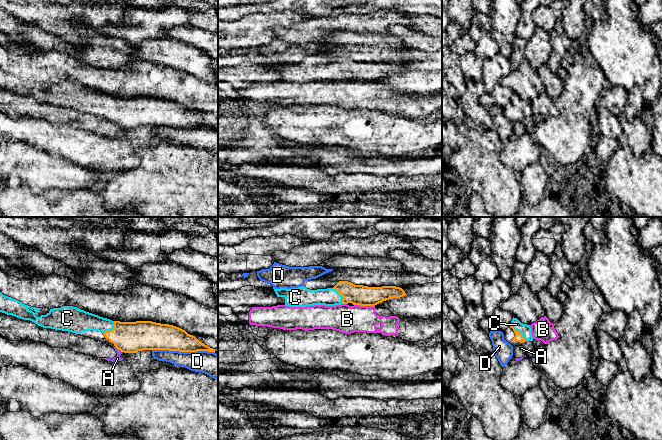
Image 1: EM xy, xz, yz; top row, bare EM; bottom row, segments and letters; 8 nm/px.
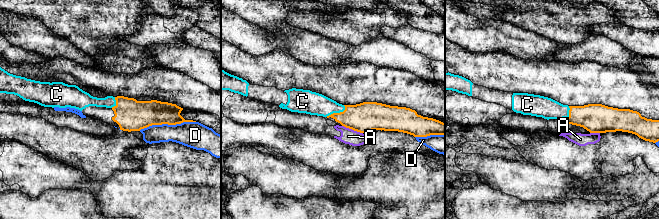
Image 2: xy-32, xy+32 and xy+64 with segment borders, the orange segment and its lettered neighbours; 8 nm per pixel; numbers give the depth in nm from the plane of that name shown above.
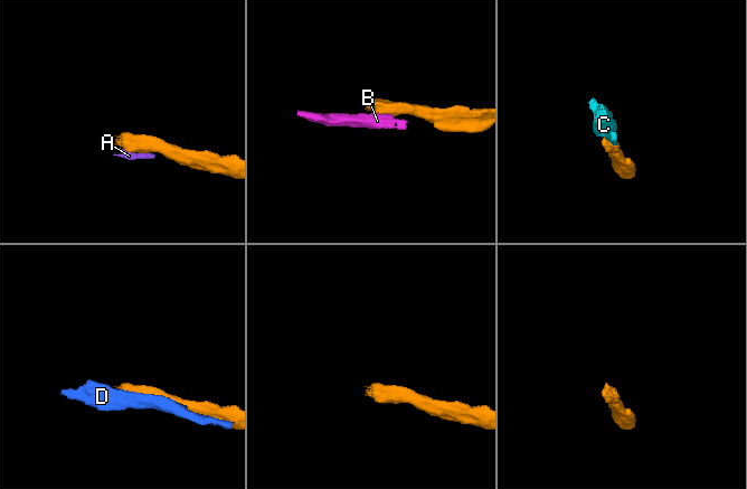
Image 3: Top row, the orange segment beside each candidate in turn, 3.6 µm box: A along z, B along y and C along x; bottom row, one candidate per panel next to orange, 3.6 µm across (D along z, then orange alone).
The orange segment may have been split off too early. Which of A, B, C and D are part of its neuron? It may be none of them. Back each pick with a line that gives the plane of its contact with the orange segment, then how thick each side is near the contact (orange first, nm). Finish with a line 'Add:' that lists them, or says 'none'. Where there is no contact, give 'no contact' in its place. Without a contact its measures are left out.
C: meets orange in yz; 70 nm thick on the orange side, 90 nm on the other
Add: C

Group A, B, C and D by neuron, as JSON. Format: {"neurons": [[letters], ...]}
{"neurons": [["A"], ["B"], ["C"], ["D"]]}

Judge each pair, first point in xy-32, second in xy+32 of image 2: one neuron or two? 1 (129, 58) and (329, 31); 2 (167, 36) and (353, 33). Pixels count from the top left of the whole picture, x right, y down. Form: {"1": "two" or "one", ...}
{"1": "two", "2": "one"}

